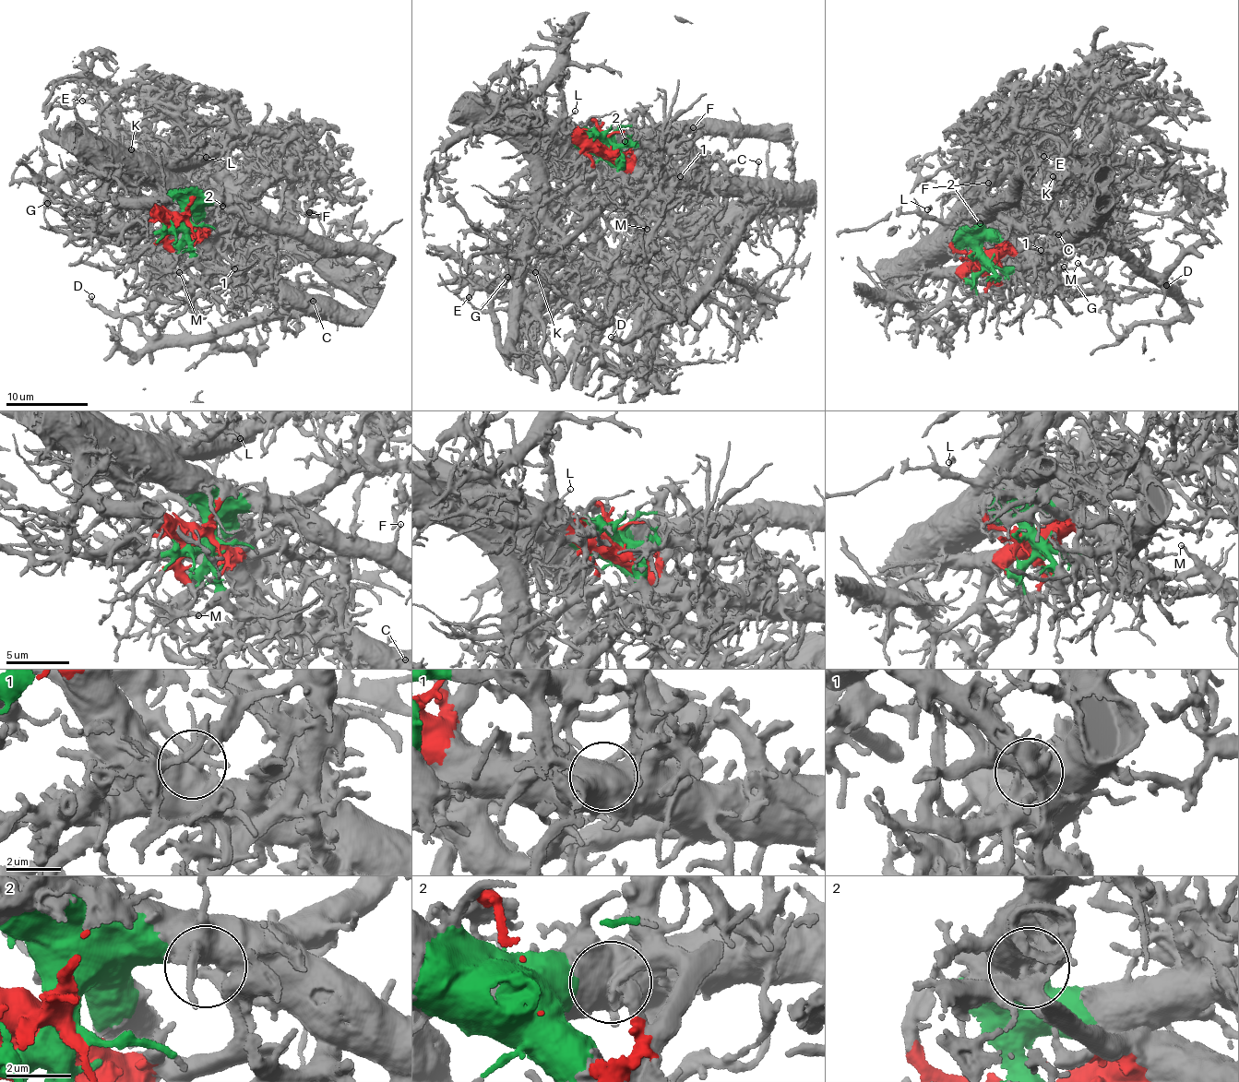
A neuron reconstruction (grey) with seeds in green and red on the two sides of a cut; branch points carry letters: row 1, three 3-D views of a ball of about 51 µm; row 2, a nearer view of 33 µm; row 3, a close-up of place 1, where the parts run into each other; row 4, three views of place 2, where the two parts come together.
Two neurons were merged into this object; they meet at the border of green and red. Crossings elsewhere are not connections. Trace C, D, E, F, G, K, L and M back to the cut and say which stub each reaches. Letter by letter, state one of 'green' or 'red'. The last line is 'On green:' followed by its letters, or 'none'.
C: red
D: red
E: green
F: green
G: red
K: green
L: green
M: green
On green: E, F, K, L, M

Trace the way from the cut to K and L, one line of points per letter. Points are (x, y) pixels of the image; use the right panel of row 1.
K: (981, 259), (981, 252), (957, 240), (978, 225), (995, 221), (1053, 175)
L: (981, 259), (981, 248), (943, 220), (929, 217), (931, 209), (927, 208)

